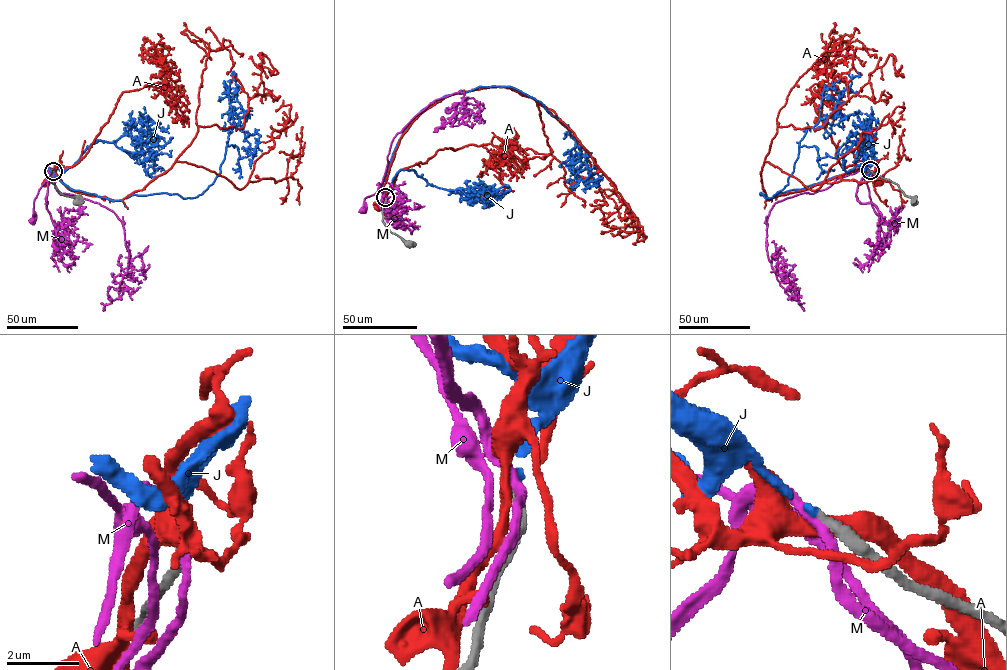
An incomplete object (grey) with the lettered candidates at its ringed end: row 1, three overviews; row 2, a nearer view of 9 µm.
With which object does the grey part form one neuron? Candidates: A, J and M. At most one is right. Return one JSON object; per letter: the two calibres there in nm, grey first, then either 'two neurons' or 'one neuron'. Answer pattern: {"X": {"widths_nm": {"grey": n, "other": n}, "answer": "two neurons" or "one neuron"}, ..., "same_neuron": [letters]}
{"A": {"widths_nm": {"grey": 380, "other": 360}, "answer": "two neurons"}, "J": {"widths_nm": {"grey": 240, "other": 170}, "answer": "one neuron"}, "M": {"widths_nm": {"grey": 320, "other": 240}, "answer": "two neurons"}, "same_neuron": ["J"]}

